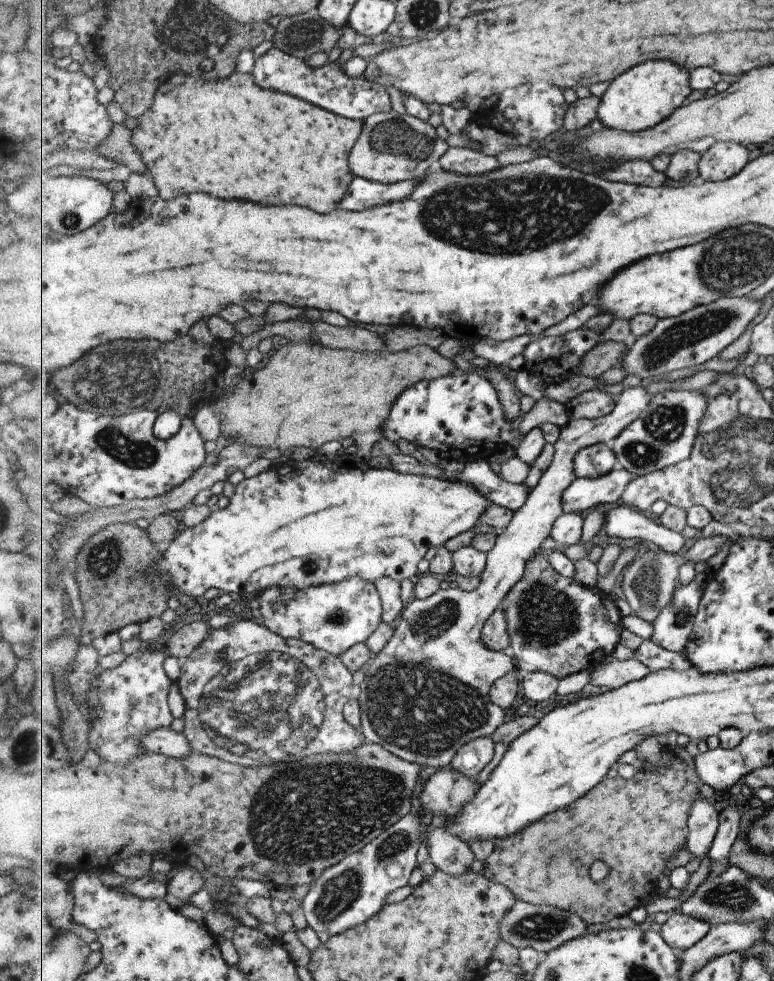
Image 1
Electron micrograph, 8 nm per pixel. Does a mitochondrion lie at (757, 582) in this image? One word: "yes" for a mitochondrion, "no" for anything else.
no

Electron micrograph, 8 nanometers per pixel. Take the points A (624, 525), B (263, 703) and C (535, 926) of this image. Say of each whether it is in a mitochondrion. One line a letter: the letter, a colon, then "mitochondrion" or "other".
A: other
B: mitochondrion
C: mitochondrion

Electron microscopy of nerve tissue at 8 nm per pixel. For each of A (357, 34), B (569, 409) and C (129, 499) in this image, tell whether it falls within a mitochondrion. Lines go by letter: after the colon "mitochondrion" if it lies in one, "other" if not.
A: other
B: other
C: other

